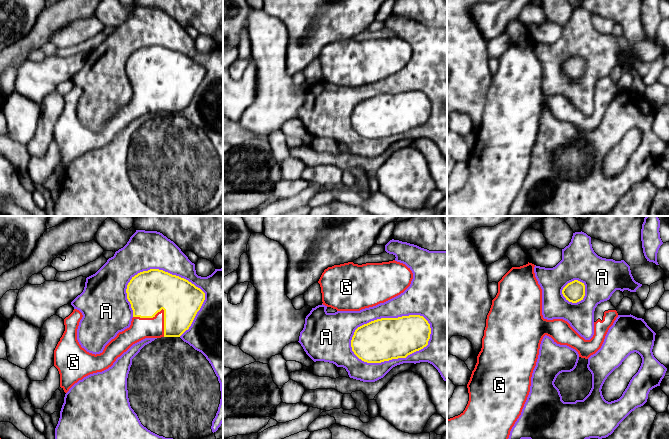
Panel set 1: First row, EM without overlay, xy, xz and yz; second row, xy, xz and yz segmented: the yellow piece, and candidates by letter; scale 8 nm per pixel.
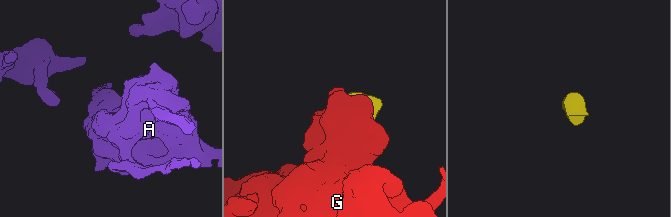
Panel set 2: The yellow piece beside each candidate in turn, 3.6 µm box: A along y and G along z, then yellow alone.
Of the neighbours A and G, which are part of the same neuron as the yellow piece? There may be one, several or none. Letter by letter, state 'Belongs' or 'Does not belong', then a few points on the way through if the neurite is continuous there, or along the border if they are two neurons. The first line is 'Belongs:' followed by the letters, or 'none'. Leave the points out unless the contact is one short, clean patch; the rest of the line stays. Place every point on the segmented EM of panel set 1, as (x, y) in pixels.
Belongs: G
A: Does not belong
G: Belongs

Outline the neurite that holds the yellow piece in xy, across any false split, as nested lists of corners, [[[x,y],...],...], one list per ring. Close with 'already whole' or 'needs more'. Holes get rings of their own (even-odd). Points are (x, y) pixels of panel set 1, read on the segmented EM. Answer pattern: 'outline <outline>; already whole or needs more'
outline [[[159,269],[143,271],[132,277],[126,293],[133,310],[131,325],[119,332],[100,354],[87,352],[77,340],[77,329],[83,317],[79,310],[74,309],[64,319],[65,331],[54,350],[54,366],[59,371],[60,387],[65,393],[84,377],[111,367],[133,344],[145,338],[180,337],[189,329],[205,300],[205,293],[200,288],[184,278]]]; needs more

